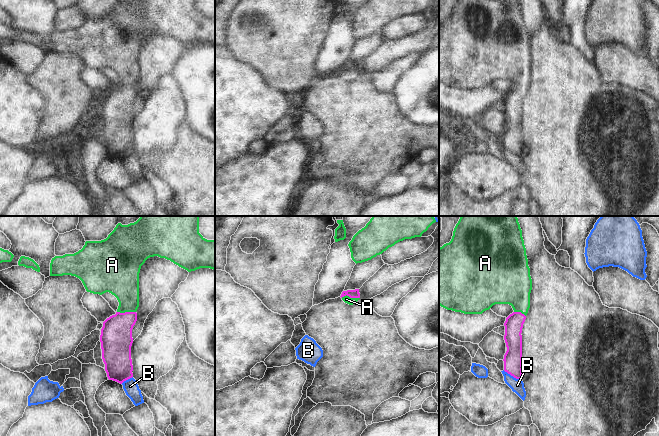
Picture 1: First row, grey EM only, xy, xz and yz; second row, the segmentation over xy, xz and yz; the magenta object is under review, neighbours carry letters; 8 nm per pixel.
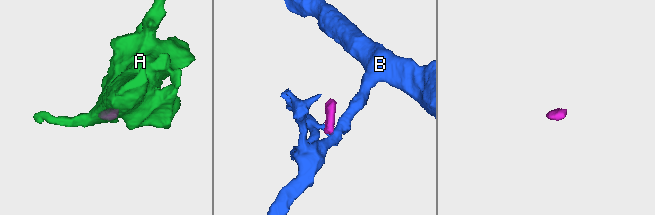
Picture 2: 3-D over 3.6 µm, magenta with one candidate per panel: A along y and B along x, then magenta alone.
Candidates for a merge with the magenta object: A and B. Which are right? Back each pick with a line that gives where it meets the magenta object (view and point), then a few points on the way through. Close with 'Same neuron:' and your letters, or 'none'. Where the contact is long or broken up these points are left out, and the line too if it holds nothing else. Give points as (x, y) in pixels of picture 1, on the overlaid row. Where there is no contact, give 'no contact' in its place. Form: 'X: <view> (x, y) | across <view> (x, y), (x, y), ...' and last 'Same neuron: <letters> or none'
A: xy (126, 312) | across xy (116, 339), (117, 329), (126, 312), (126, 289), (123, 281)
Same neuron: A

